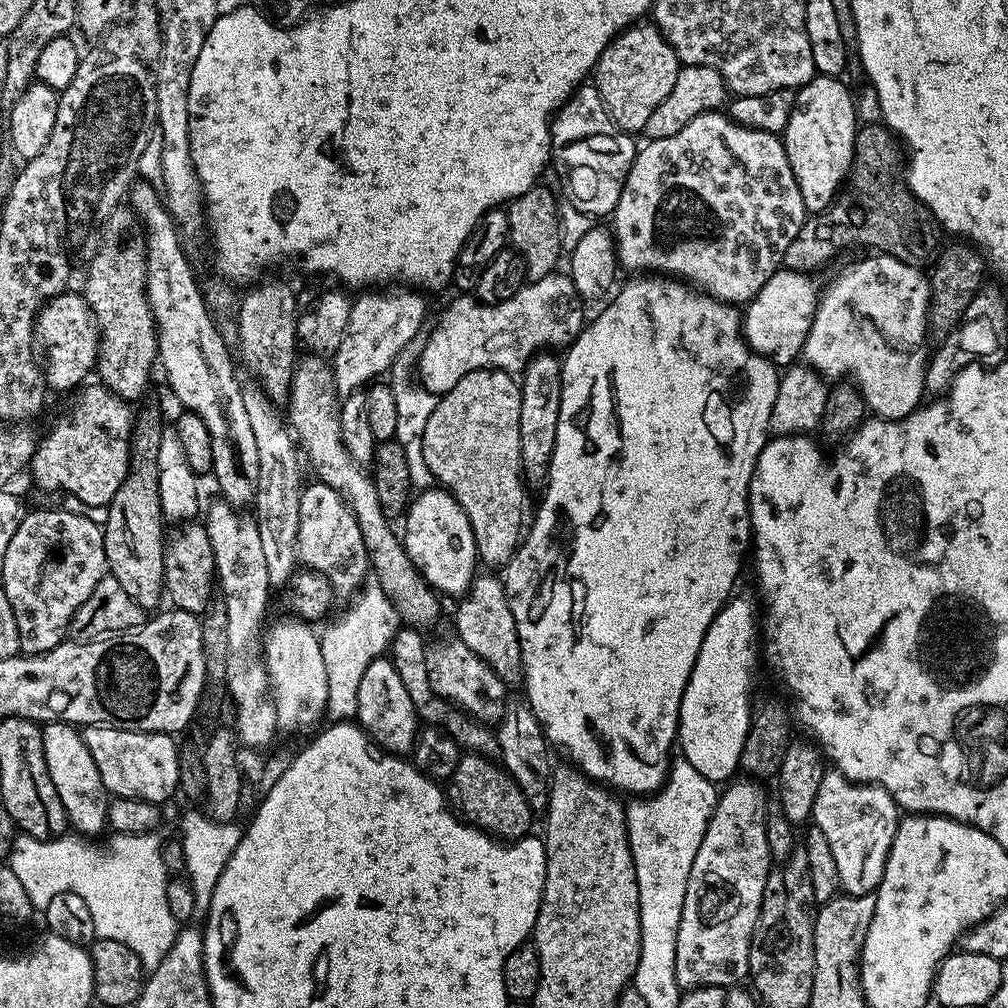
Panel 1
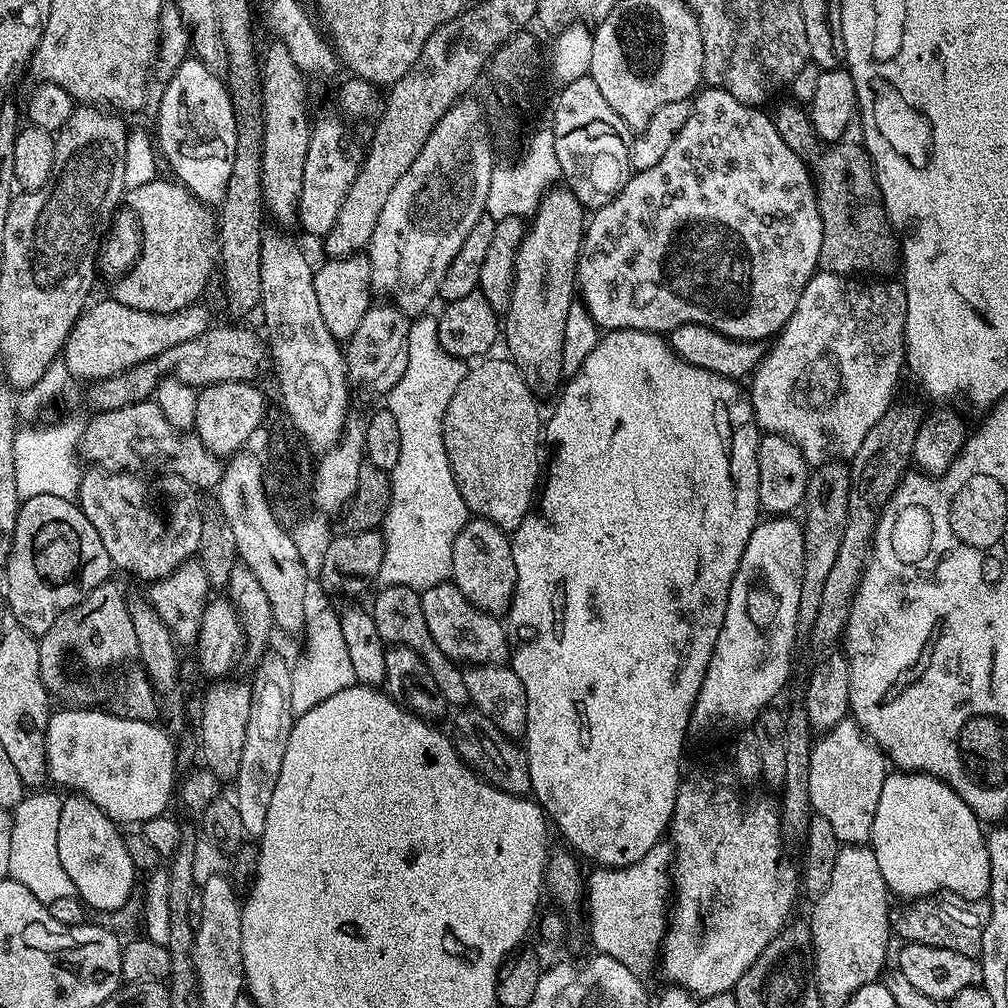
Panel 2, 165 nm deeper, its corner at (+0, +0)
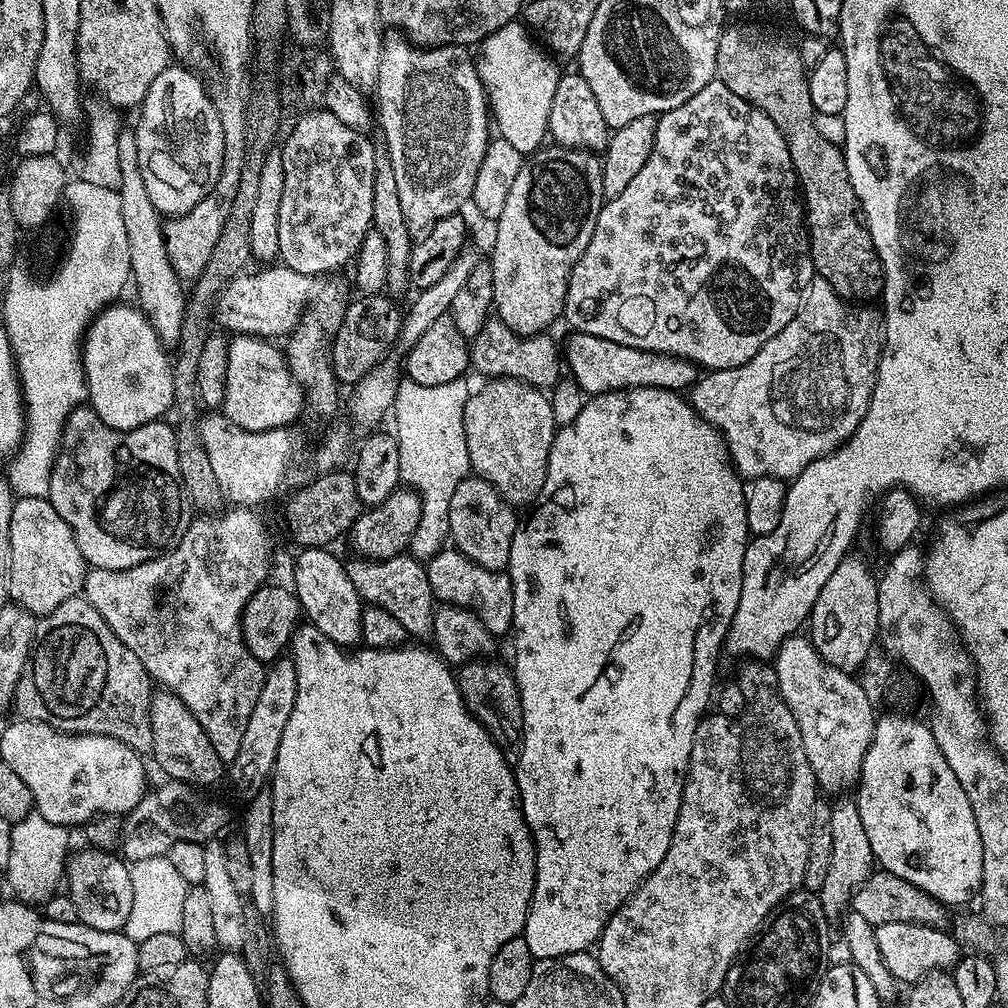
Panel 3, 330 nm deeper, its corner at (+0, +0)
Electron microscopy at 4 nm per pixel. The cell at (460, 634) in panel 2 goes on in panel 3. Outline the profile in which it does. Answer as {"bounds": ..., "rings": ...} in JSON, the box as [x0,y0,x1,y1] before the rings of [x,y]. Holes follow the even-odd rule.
{"bounds":[426,546,514,638],"rings":[[[445,546],[435,552],[426,564],[428,581],[433,597],[437,601],[456,604],[460,608],[468,608],[490,630],[493,637],[501,638],[513,631],[514,618],[514,586],[507,571],[495,572],[478,566],[466,554],[462,554],[455,546]]]}

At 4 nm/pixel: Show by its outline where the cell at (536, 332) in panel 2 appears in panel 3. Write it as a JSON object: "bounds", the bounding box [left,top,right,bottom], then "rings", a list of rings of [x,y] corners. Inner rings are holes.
{"bounds":[490,146,604,336],"rings":[[[544,146],[523,161],[518,176],[514,178],[510,192],[506,196],[502,214],[494,221],[496,237],[492,240],[490,263],[494,274],[494,298],[492,307],[495,315],[510,330],[519,336],[539,336],[549,331],[548,327],[564,315],[564,299],[568,289],[568,279],[572,268],[582,258],[598,214],[604,207],[602,190],[601,157],[587,148],[565,148]]]}

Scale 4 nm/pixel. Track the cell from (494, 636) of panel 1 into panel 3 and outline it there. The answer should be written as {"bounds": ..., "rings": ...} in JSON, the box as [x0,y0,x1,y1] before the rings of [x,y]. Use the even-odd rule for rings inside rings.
{"bounds":[448,474,518,572],"rings":[[[469,474],[450,497],[448,535],[451,543],[466,558],[478,562],[486,570],[502,572],[510,562],[510,546],[518,527],[517,509],[502,498],[502,494],[482,477]]]}

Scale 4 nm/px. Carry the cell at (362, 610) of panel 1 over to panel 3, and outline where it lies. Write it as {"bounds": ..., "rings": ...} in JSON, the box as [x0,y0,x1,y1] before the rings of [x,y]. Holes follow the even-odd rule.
{"bounds":[391,378,472,558],"rings":[[[461,378],[436,386],[419,385],[405,379],[396,391],[391,415],[396,416],[394,435],[398,442],[398,466],[401,481],[420,495],[422,502],[418,530],[410,545],[411,555],[430,558],[445,547],[450,518],[450,497],[458,486],[472,472],[470,450],[466,450],[464,411],[470,395],[467,379]]]}

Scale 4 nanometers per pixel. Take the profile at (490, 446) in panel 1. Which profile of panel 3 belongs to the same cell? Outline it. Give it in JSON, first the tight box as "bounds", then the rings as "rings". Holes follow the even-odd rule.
{"bounds":[464,379,558,505],"rings":[[[489,379],[469,395],[464,429],[472,472],[495,486],[509,504],[531,505],[546,482],[550,446],[558,431],[549,397],[521,380]]]}

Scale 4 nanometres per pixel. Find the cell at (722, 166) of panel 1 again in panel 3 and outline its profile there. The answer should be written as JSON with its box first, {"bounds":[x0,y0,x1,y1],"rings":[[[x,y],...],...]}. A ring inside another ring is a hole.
{"bounds":[563,79,813,370],"rings":[[[715,79],[702,86],[694,98],[682,102],[682,106],[660,113],[646,166],[638,170],[638,175],[630,181],[626,190],[622,190],[622,194],[618,194],[618,198],[605,200],[590,246],[586,246],[582,258],[578,258],[572,268],[564,299],[563,319],[568,320],[569,329],[594,334],[594,338],[610,338],[610,342],[622,342],[622,346],[634,346],[638,350],[677,356],[704,370],[737,368],[750,362],[750,358],[754,358],[754,354],[758,354],[758,350],[762,350],[762,346],[766,346],[766,342],[770,342],[770,338],[774,338],[774,334],[778,334],[778,330],[794,318],[802,290],[806,290],[806,282],[810,282],[813,275],[806,209],[796,182],[796,171],[790,162],[790,150],[786,150],[786,142],[782,134],[778,134],[778,126],[774,126],[762,110],[738,98],[734,90],[726,90],[721,80]]]}

